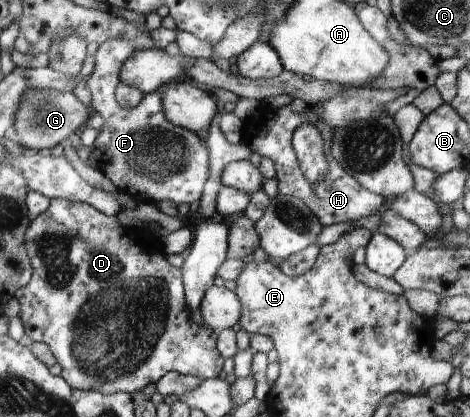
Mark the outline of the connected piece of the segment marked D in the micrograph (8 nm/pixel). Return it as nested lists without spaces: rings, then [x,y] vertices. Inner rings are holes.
[[[52,198],[48,209],[32,219],[32,223],[25,231],[25,242],[29,250],[29,256],[32,258],[32,265],[34,265],[34,281],[30,281],[30,285],[26,284],[26,289],[18,290],[18,297],[22,299],[21,318],[25,334],[33,342],[44,342],[50,348],[63,369],[61,376],[71,386],[83,390],[95,389],[105,394],[113,394],[114,392],[132,394],[144,389],[150,383],[156,384],[161,377],[170,372],[200,376],[204,380],[206,378],[218,378],[225,360],[216,346],[219,335],[212,328],[207,328],[205,324],[196,325],[188,317],[186,299],[184,299],[183,271],[181,268],[174,269],[166,261],[166,253],[157,244],[147,241],[146,245],[142,245],[142,237],[134,235],[134,233],[128,233],[118,223],[116,216],[105,214],[94,206],[82,202],[71,202],[60,198]]]

